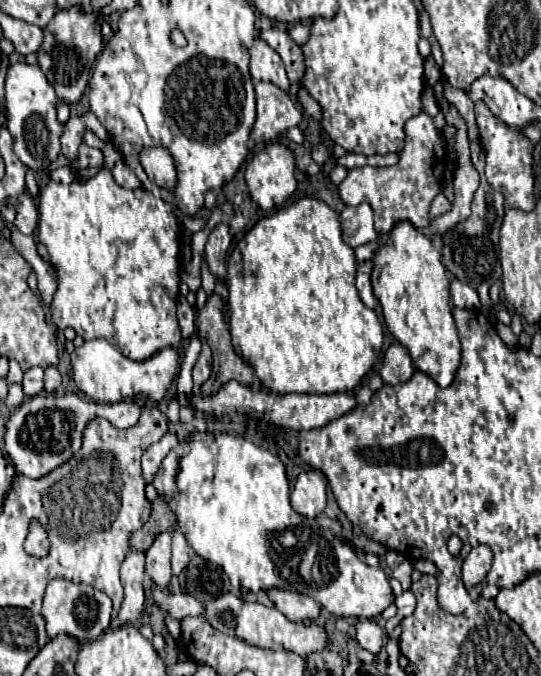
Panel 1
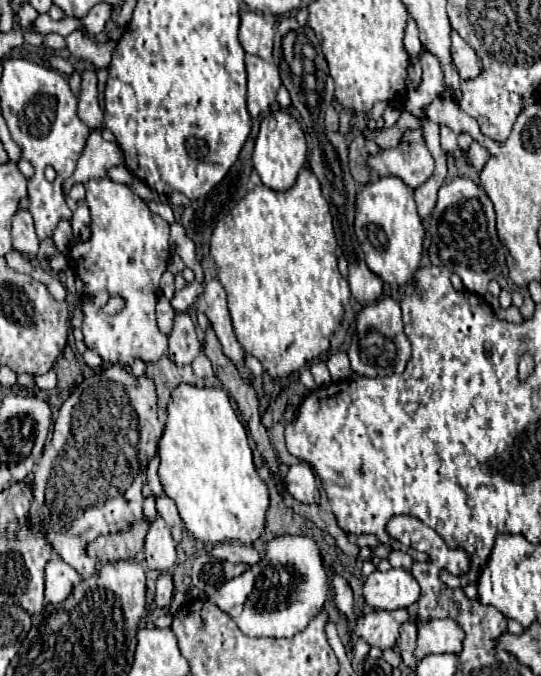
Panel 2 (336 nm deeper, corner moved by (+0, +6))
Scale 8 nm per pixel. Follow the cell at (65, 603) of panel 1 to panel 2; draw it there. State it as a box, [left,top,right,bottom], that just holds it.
[45,558,81,604]

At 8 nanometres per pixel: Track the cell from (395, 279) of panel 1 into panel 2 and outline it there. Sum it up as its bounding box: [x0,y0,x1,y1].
[355,176,425,288]

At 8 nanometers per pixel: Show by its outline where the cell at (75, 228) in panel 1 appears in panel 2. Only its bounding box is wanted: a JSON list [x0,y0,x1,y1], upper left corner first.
[69,178,169,366]

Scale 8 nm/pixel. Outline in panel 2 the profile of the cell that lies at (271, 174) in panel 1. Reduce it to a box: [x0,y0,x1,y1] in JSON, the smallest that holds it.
[253,110,307,190]

